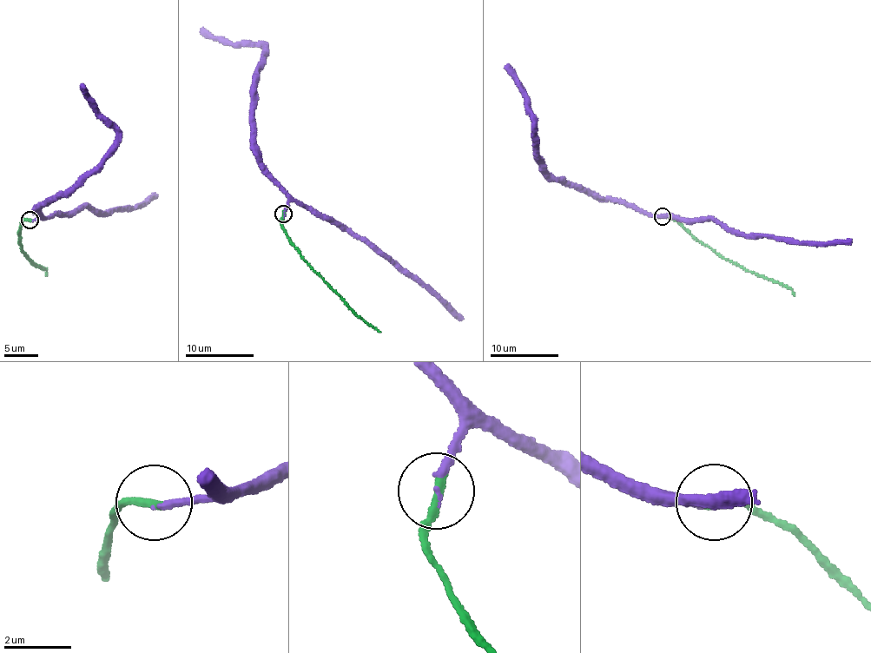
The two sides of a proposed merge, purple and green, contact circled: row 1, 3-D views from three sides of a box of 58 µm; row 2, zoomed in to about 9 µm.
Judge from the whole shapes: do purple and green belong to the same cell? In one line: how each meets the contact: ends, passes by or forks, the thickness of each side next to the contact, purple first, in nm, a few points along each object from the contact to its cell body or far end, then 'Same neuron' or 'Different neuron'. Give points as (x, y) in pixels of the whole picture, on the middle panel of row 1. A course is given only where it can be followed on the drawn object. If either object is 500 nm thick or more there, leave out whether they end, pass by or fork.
At the ring purple ends. At the ring green ends. Thickness 180 nm (purple) against 320 nm. Course of purple: (283, 214), (287, 193), (261, 161), (256, 146), (252, 98), (264, 49), (260, 44), (228, 42), (200, 31). Course of green: (283, 214), (284, 232), (308, 266), (346, 306), (380, 332). Same neuron

